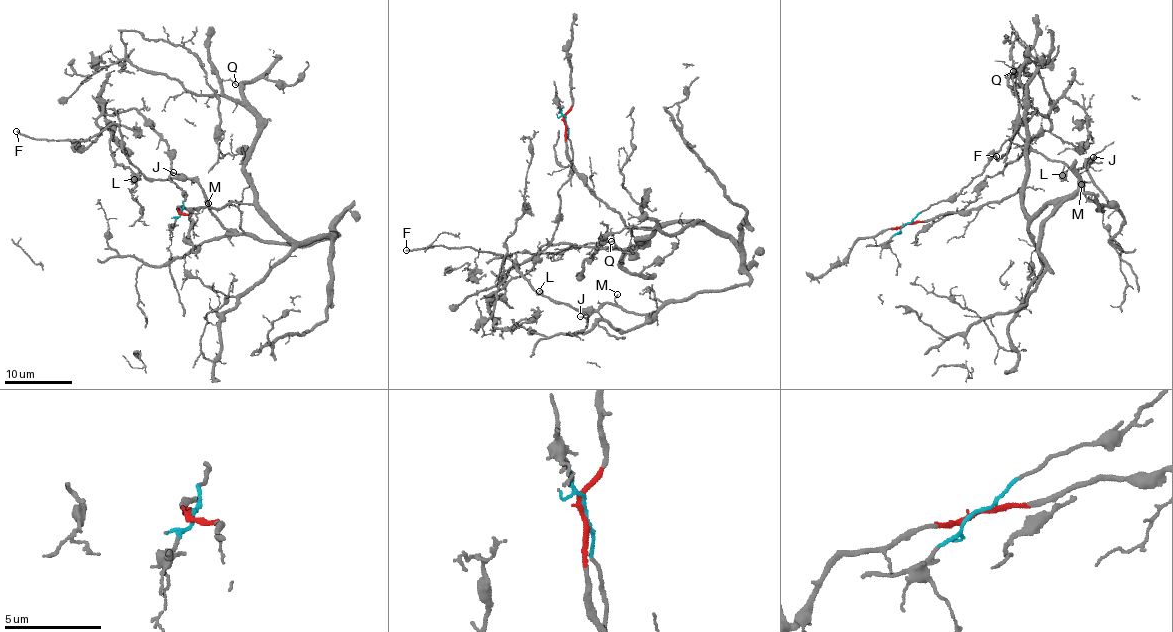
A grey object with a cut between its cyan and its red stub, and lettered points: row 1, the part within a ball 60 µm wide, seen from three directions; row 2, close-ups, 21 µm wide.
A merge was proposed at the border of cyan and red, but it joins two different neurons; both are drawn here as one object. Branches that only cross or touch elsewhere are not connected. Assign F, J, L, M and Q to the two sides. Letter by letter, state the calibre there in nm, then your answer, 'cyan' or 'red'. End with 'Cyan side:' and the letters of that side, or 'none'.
F: 190 nm | red
J: 120 nm | red
L: 90 nm | red
M: 120 nm | red
Q: 140 nm | red
Cyan side: none

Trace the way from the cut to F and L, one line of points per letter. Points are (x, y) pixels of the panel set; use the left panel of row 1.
F: (179, 210), (253, 204), (296, 242), (336, 233), (226, 229), (194, 179), (132, 164), (117, 125), (16, 131)
L: (179, 210), (253, 204), (296, 242), (336, 233), (307, 246), (254, 239), (226, 229), (190, 178), (134, 179)

